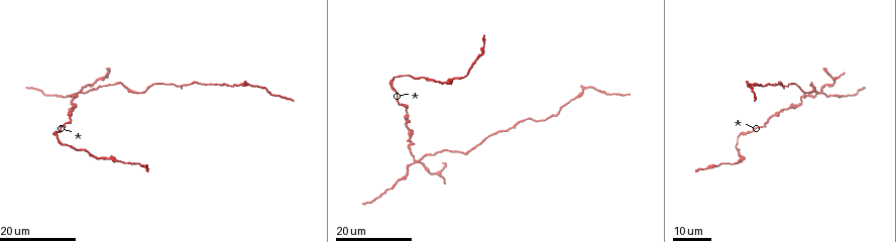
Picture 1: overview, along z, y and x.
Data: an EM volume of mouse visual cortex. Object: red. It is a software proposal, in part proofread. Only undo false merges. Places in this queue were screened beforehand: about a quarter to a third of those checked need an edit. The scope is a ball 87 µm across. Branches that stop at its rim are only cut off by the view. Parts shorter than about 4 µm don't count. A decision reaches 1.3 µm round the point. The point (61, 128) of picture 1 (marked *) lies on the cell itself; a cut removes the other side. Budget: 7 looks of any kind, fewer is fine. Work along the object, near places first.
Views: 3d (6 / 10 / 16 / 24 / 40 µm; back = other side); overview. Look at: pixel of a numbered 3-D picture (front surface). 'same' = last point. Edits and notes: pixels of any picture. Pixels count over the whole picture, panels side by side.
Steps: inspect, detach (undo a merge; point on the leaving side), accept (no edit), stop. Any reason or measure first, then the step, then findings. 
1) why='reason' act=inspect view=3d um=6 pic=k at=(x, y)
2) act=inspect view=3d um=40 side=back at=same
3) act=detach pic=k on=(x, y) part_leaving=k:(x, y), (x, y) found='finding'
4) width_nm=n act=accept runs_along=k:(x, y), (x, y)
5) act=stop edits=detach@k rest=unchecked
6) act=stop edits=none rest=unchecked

act=inspect view=3d um=16 pic=1 at=(782, 111)

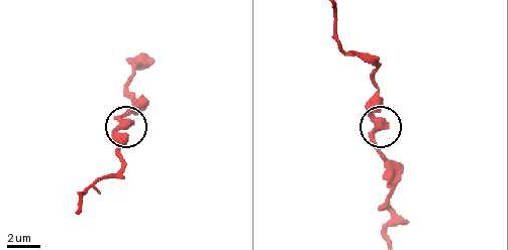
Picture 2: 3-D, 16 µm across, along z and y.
act=inspect view=3d um=6 pic=2 at=(120, 126)

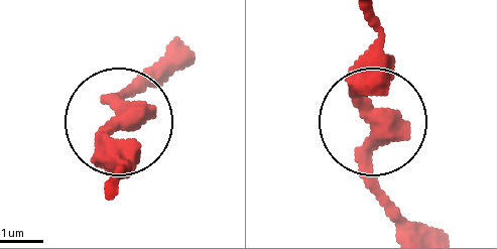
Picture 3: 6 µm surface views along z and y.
width_nm=310 act=accept found='continuous, no second cell'

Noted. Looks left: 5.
why='calibre changes' act=inspect view=3d um=24 pic=1 at=(73, 95)

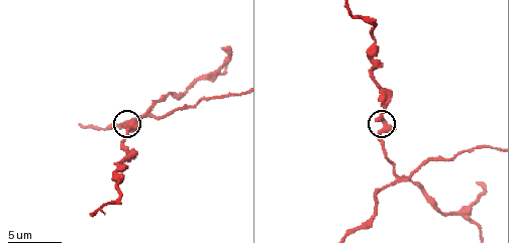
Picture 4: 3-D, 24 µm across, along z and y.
act=inspect view=3d um=10 pic=4 at=(383, 121)

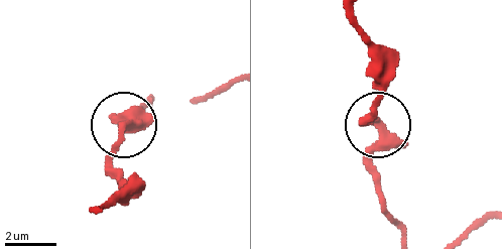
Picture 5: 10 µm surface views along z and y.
act=inspect view=3d um=6 pic=5 at=(120, 129)

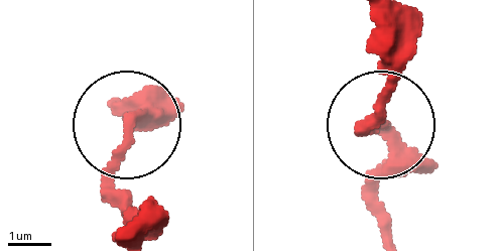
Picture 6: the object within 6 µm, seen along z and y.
act=accept runs_along=6:(369, 16), (380, 233) found='one cell here'

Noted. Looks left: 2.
why='four-way junction' act=inspect view=3d um=10 pic=4 at=(151, 114)

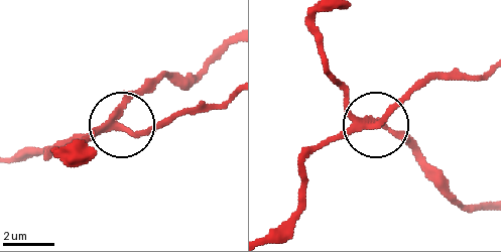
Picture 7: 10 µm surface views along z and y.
arms=4 act=detach pic=7 on=(331, 141) part_leaving=7:(364, 123), (381, 121), (433, 80), (485, 76) found='two cells meet here'

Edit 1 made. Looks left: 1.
act=stop edits=detach@7 rest=unchecked

